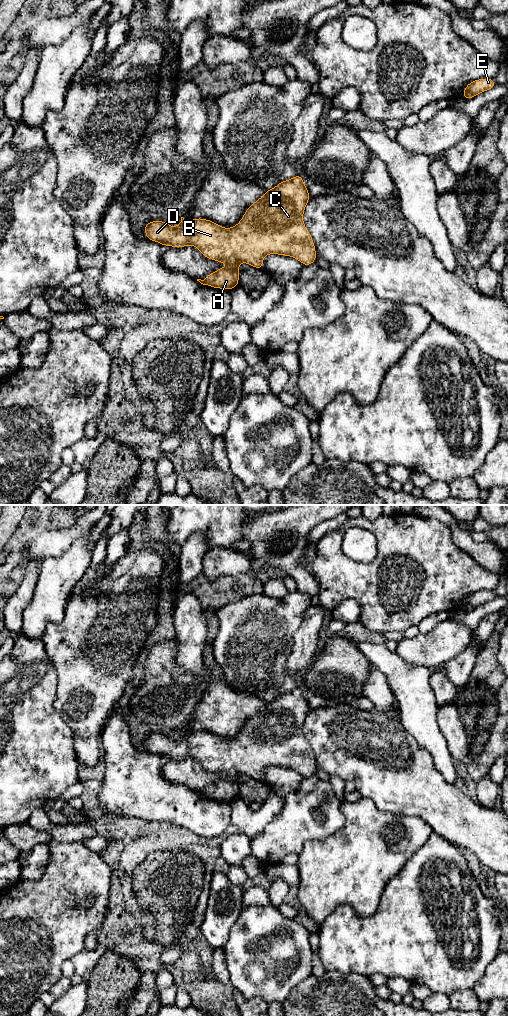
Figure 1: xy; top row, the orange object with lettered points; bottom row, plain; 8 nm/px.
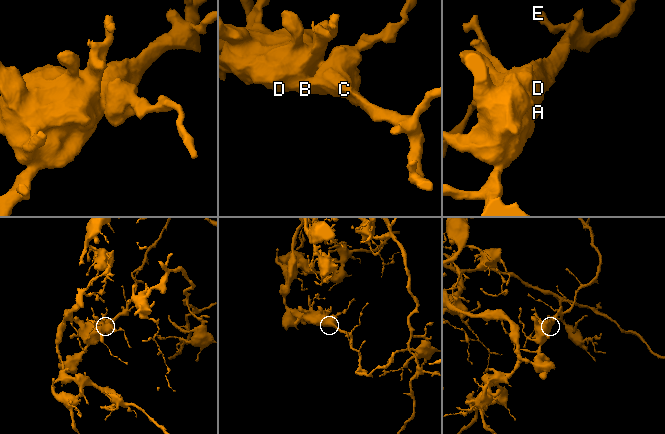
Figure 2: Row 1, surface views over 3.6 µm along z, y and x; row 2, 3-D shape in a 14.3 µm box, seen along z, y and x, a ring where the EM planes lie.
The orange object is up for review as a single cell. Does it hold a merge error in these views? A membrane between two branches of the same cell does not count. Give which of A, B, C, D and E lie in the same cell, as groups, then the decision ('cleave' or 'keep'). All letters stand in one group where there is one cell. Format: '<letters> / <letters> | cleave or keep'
A B C D E | keep

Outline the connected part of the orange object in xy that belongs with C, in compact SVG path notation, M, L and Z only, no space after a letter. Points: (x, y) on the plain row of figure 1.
M301 685L290 692L282 693L273 701L266 702L265 706L250 717L240 734L233 740L222 740L214 733L195 730L190 733L185 733L181 729L181 734L175 740L172 740L168 734L151 733L145 736L145 748L152 754L159 754L162 758L172 758L175 760L182 760L186 757L197 759L204 769L218 773L226 774L229 780L219 780L212 784L203 792L197 791L201 796L208 797L218 801L233 802L239 795L239 775L245 774L254 780L263 782L263 770L268 766L285 767L296 770L304 778L309 778L316 773L316 761L314 753L306 741L303 734L303 725L307 714L311 708L308 705L307 698L304 697Z

